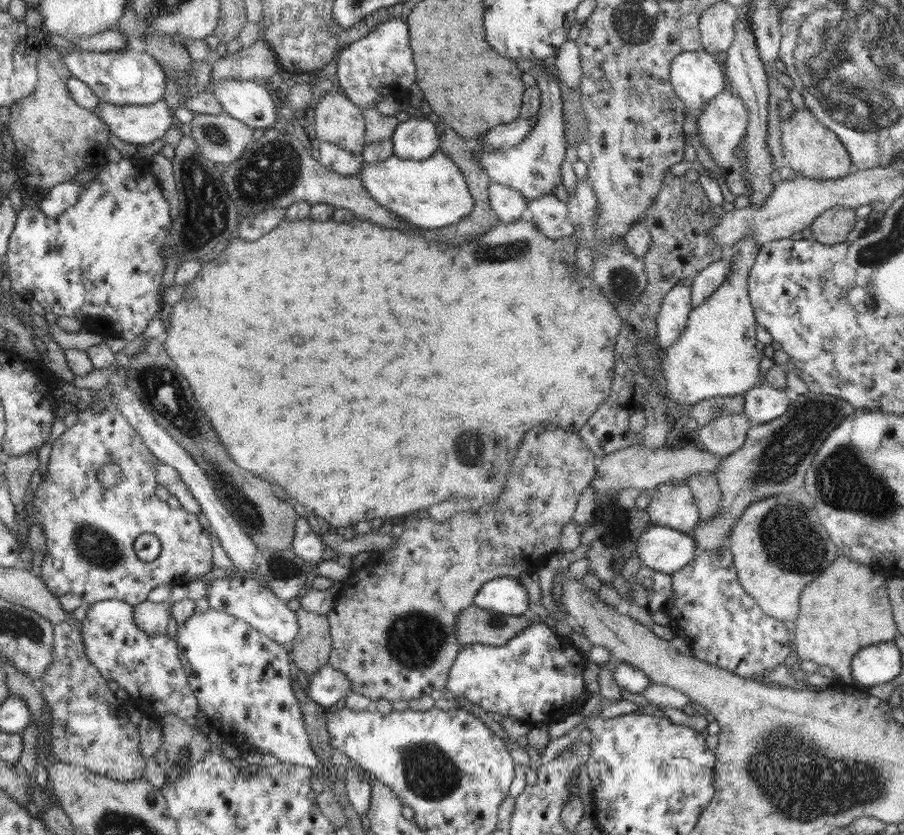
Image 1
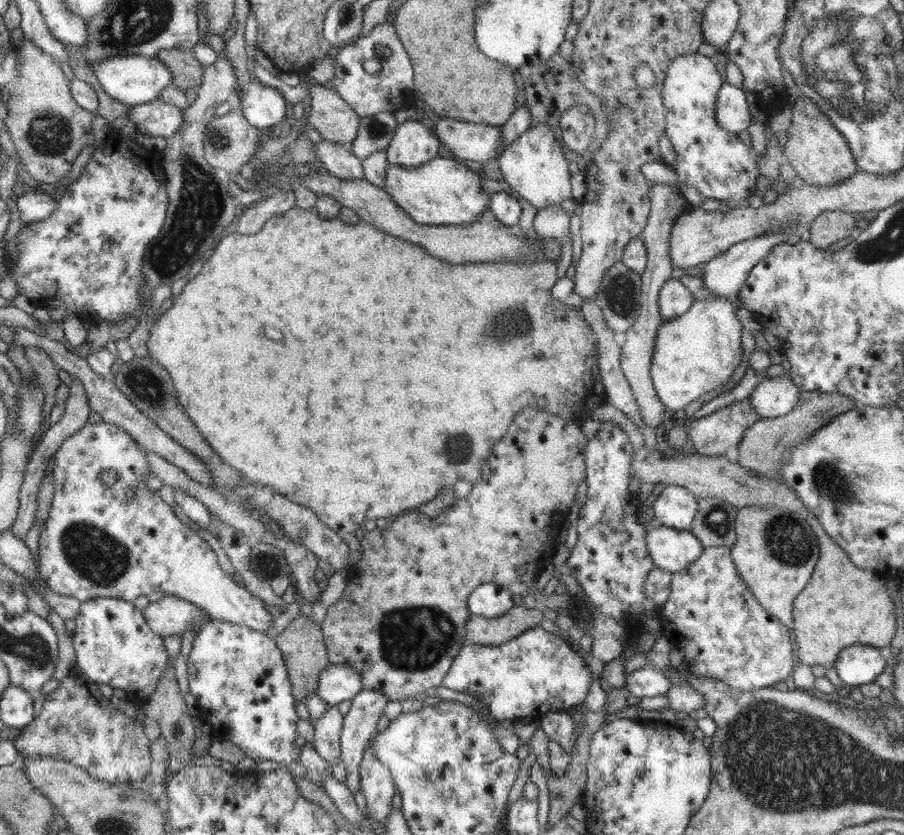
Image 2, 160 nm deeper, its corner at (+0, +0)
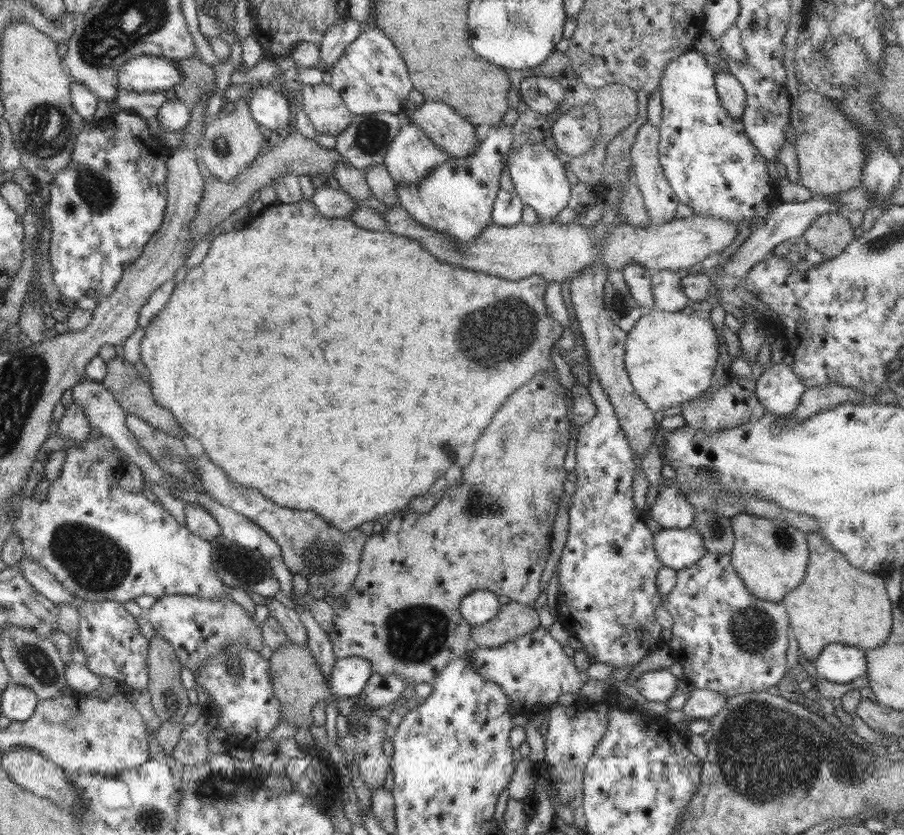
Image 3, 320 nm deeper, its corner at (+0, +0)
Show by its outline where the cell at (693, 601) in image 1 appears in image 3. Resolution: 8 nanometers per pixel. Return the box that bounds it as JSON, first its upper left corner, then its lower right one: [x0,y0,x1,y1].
[661,551,790,697]

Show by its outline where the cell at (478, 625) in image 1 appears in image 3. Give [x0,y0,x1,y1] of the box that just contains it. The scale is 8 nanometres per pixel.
[471,602,541,648]

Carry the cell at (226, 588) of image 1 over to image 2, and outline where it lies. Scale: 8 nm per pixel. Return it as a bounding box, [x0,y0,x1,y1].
[39,420,274,635]

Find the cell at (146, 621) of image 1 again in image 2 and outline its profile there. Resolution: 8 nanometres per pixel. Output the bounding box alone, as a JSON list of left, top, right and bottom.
[142,595,212,638]

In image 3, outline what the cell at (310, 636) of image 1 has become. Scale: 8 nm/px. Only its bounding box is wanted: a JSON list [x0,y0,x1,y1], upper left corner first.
[269,641,336,728]

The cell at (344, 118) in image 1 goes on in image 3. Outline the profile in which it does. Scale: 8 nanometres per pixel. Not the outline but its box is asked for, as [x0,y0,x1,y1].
[298,83,353,137]

